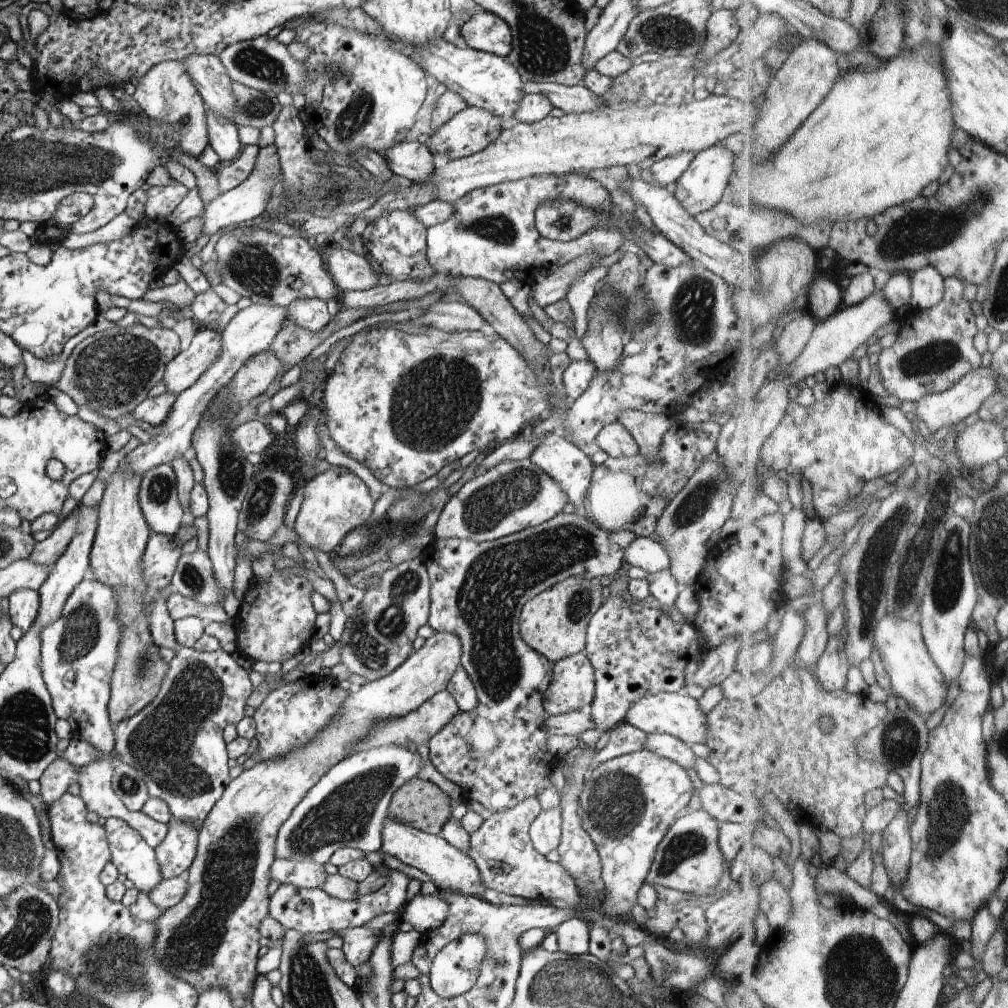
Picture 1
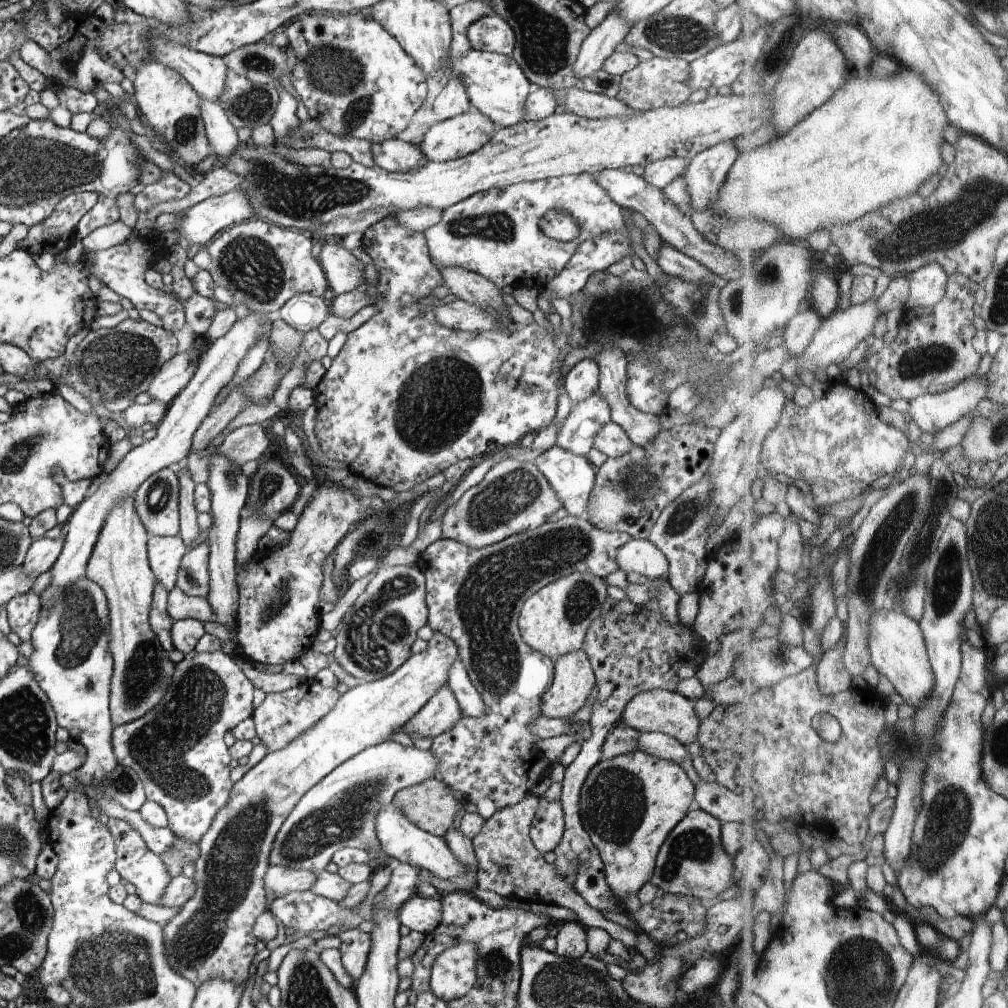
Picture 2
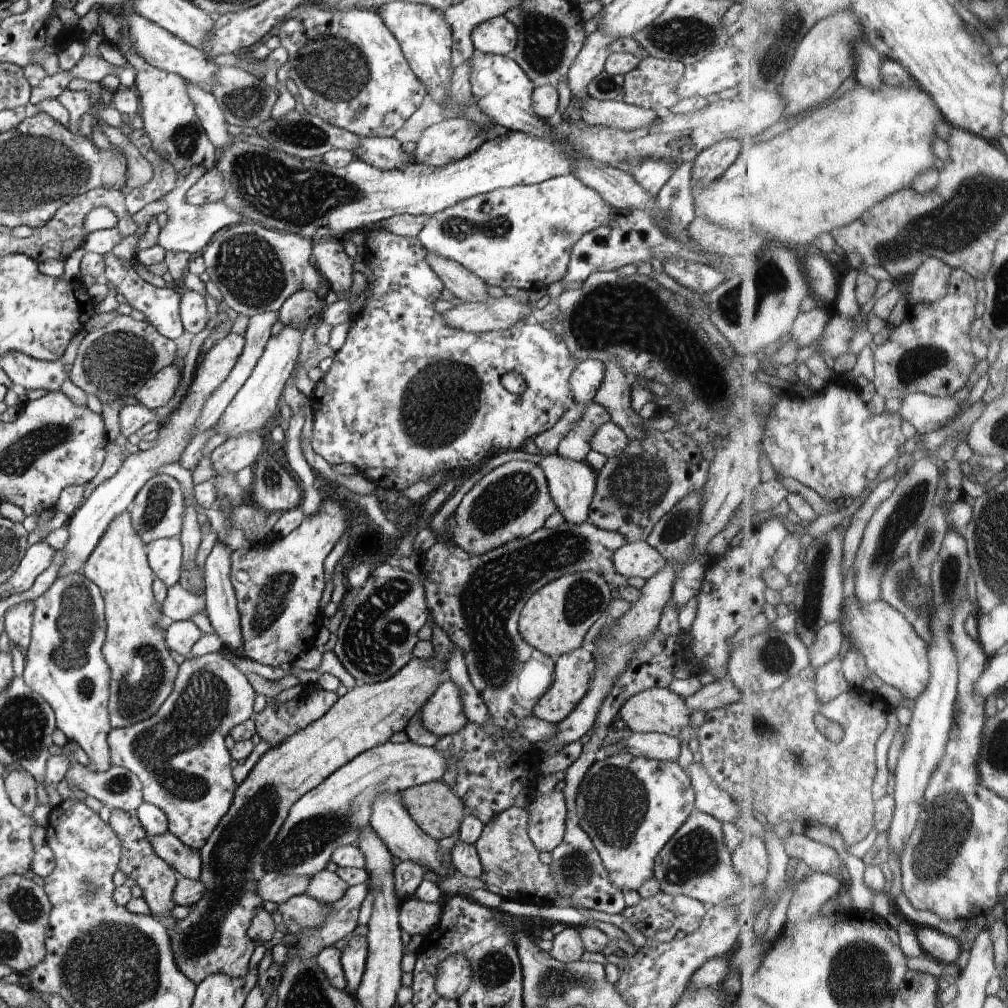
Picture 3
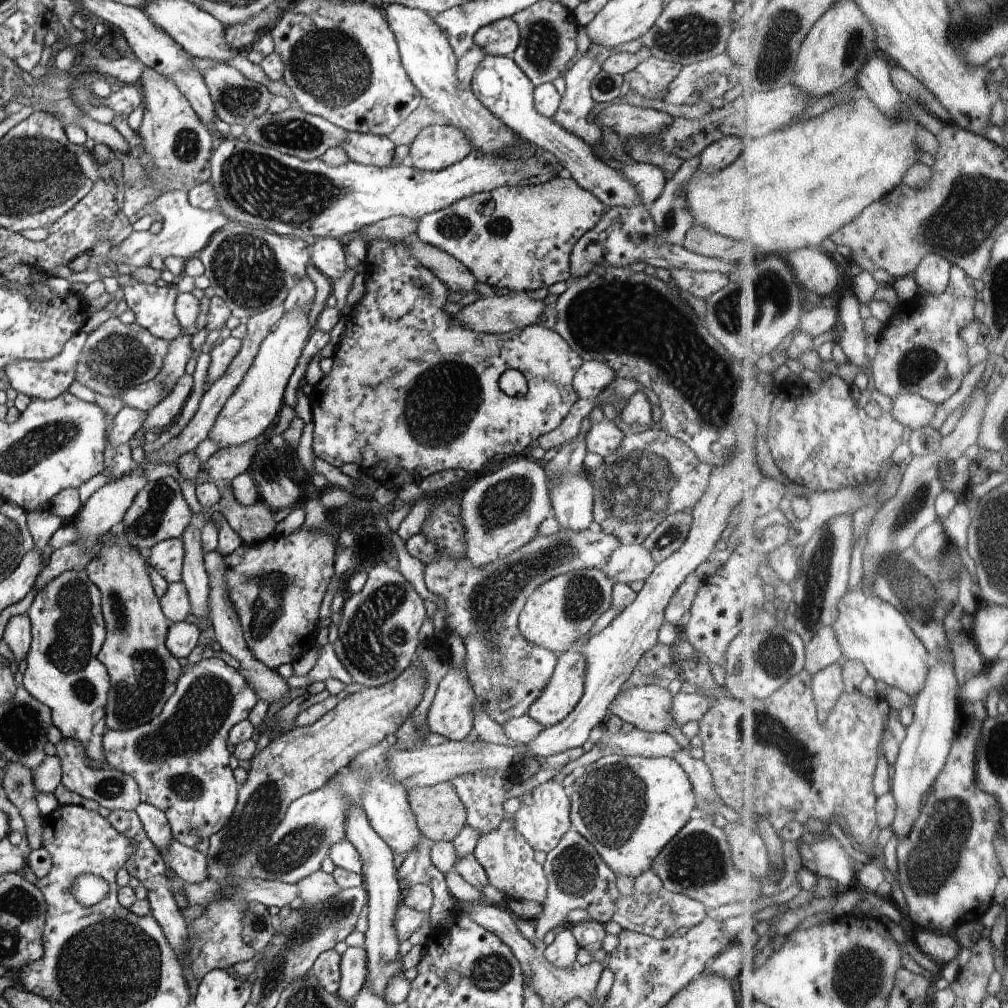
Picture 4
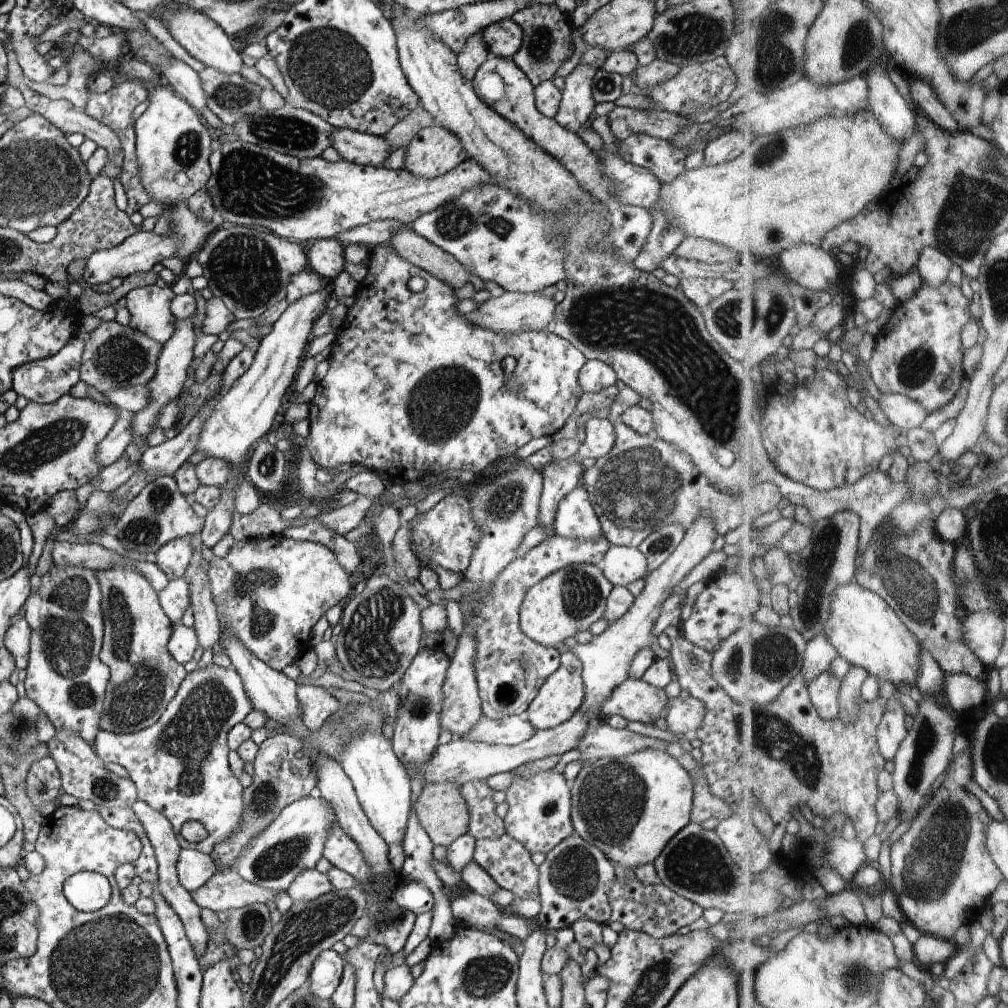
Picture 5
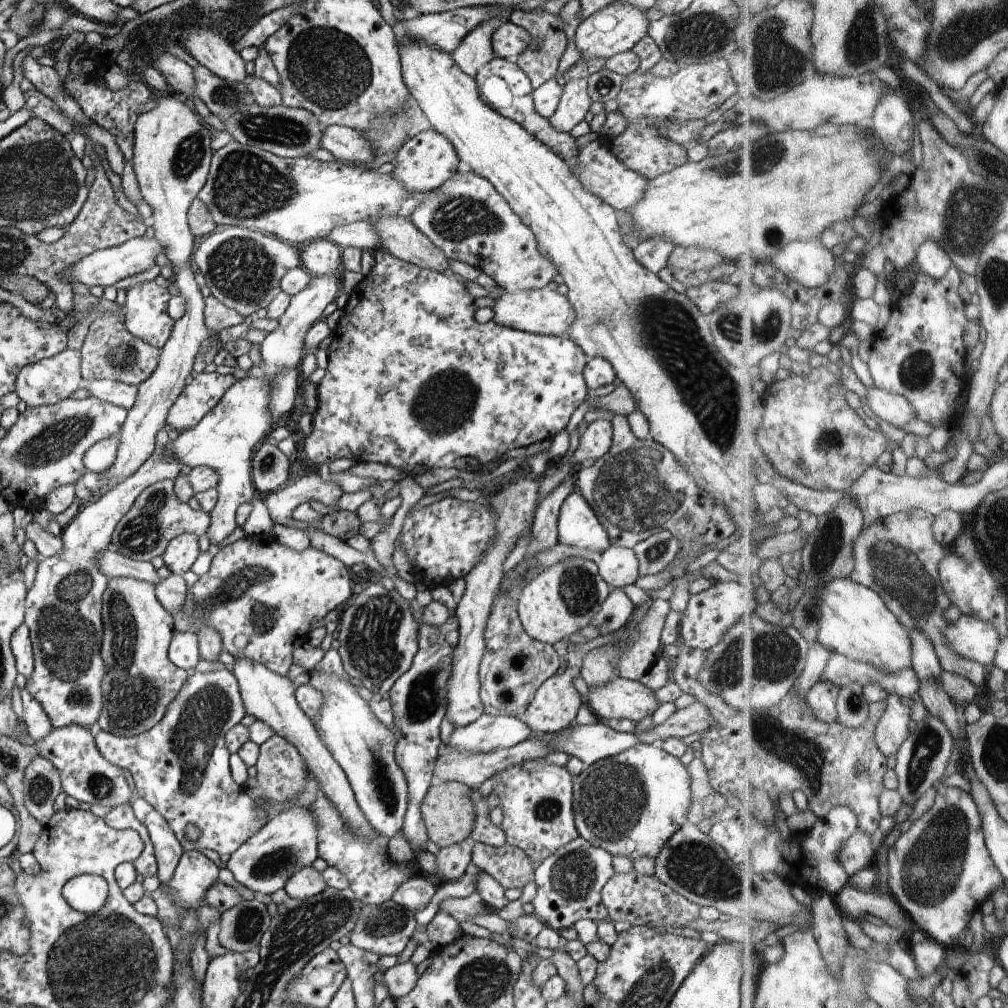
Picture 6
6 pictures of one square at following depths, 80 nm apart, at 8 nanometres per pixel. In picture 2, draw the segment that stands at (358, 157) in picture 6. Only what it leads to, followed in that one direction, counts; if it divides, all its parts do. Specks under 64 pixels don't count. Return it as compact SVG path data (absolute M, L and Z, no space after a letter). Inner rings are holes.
M398 138L371 146L376 166L391 173L407 173L429 162L420 145Z

